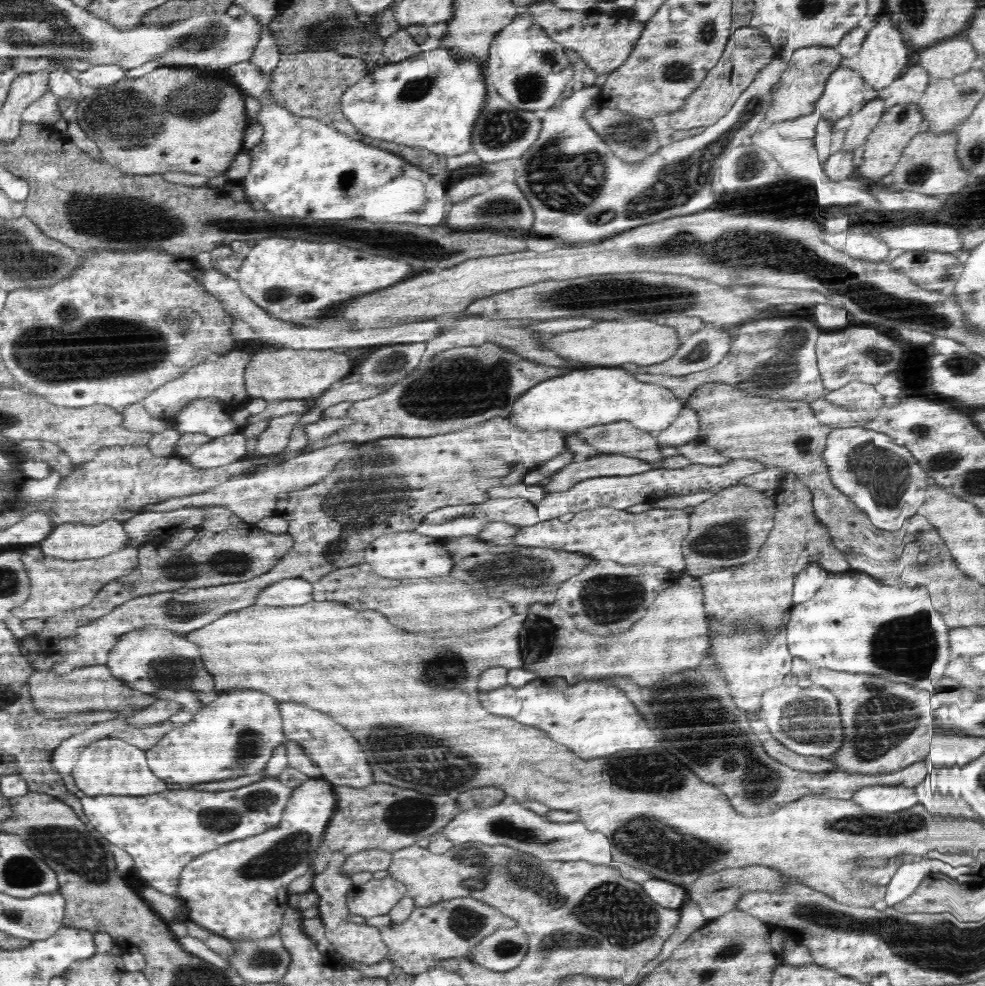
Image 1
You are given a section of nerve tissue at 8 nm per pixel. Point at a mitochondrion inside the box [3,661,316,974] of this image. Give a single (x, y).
(78, 851)

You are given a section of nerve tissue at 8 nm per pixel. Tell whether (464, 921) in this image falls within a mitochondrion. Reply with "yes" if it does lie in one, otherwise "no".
yes

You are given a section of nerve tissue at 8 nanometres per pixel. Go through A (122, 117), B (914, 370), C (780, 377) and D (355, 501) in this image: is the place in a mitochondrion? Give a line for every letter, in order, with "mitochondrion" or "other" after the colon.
A: mitochondrion
B: other
C: mitochondrion
D: mitochondrion

